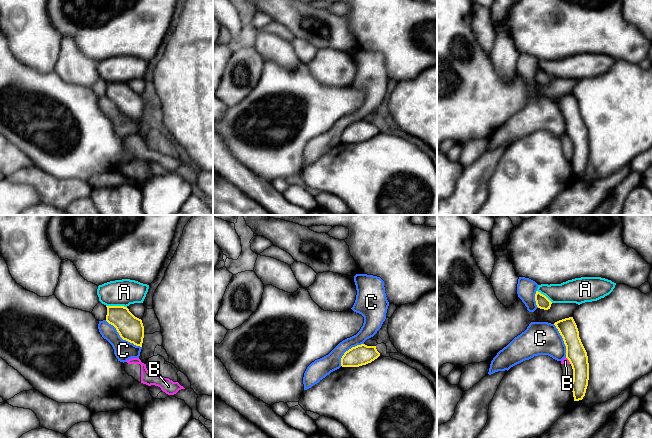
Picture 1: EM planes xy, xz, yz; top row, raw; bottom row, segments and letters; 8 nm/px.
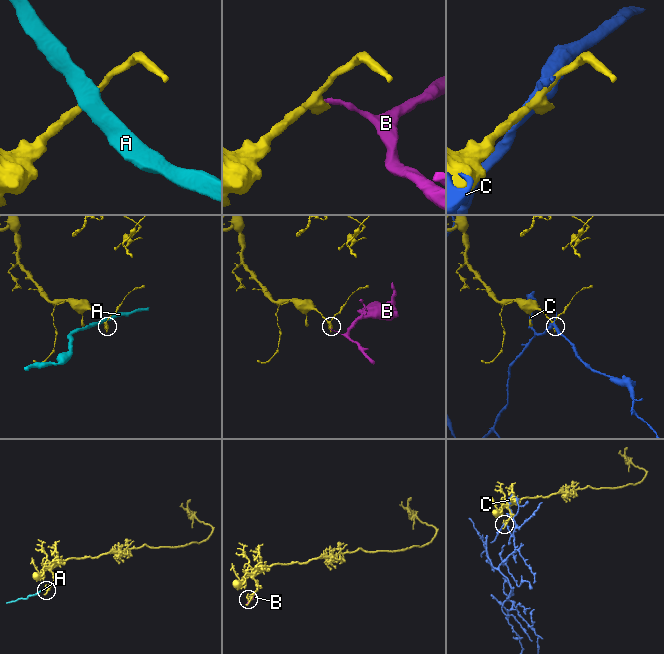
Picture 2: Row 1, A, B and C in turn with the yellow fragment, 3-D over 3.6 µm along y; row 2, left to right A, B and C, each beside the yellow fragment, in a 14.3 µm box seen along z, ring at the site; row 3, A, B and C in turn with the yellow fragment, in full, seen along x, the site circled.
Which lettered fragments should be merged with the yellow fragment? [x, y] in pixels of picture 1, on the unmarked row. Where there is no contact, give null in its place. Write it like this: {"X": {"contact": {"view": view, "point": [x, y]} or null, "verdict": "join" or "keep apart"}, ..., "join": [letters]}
{"A": {"contact": {"view": "xy", "point": [116, 82]}, "verdict": "keep apart"}, "B": {"contact": {"view": "yz", "point": [568, 135]}, "verdict": "keep apart"}, "C": {"contact": {"view": "xy", "point": [122, 114]}, "verdict": "keep apart"}, "join": []}

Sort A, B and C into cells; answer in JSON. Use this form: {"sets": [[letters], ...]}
{"sets": [["A"], ["B"], ["C"]]}

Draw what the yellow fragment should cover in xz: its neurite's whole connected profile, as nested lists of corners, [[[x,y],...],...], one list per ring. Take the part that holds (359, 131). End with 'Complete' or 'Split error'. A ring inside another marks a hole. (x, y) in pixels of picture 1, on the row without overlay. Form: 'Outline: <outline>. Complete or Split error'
Outline: [[[365,120],[352,123],[341,134],[342,143],[359,143],[371,139],[380,132],[376,122]]]. Complete

